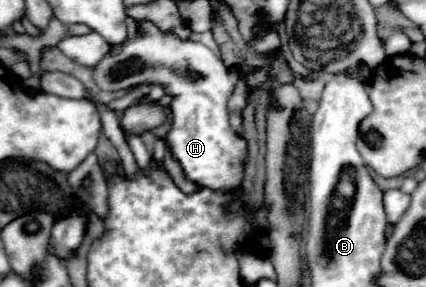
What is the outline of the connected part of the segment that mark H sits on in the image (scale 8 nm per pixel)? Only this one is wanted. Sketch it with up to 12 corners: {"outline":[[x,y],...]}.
{"outline":[[151,23],[95,67],[103,91],[161,83],[165,145],[185,177],[235,195],[247,139],[235,79]]}

